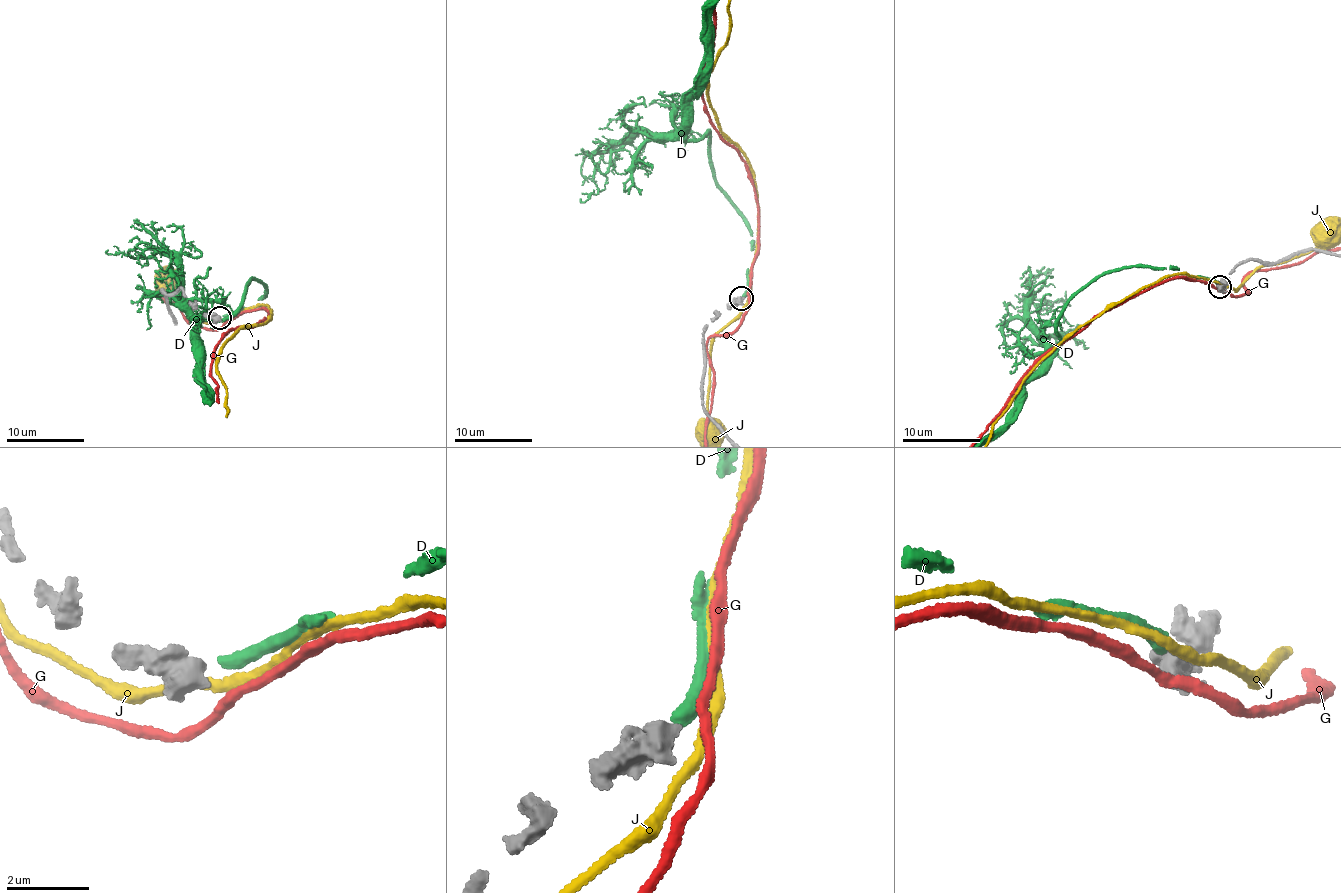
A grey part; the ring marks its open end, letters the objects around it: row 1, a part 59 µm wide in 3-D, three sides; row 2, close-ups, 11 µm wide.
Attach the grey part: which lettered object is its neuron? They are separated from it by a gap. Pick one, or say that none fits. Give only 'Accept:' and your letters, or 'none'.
Accept: D

